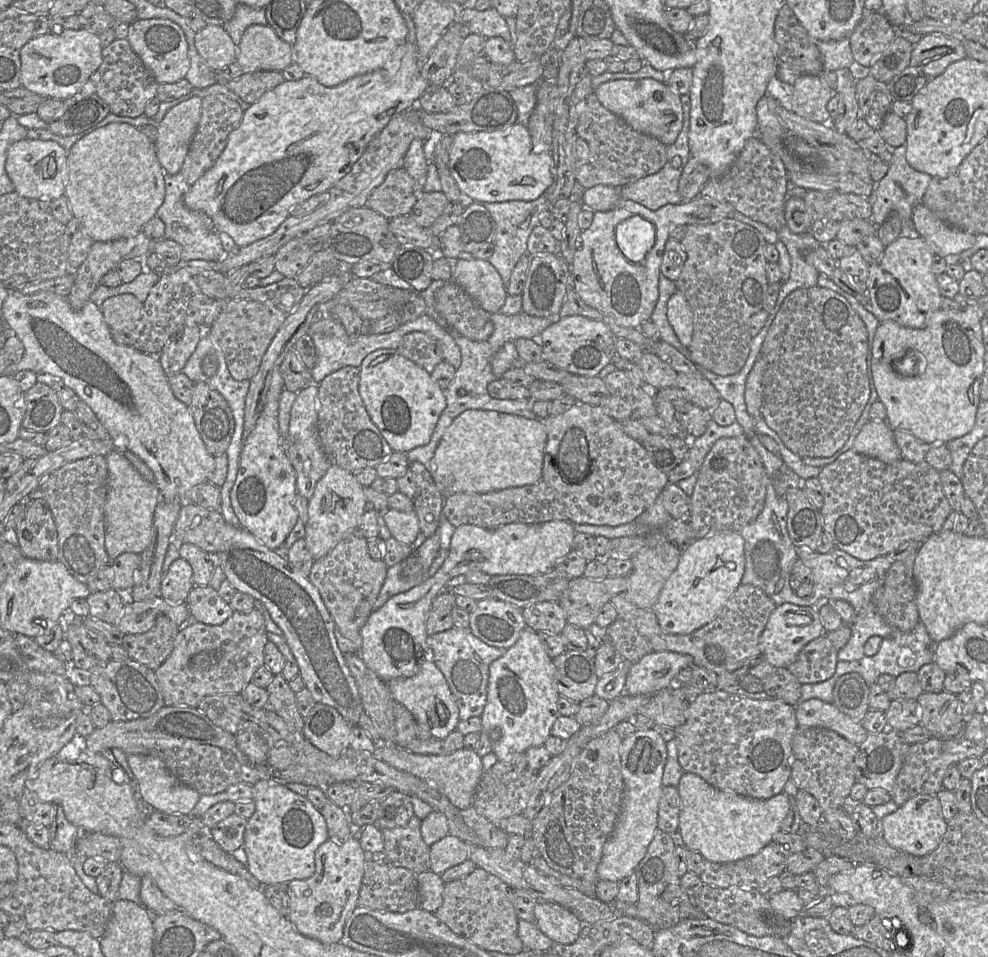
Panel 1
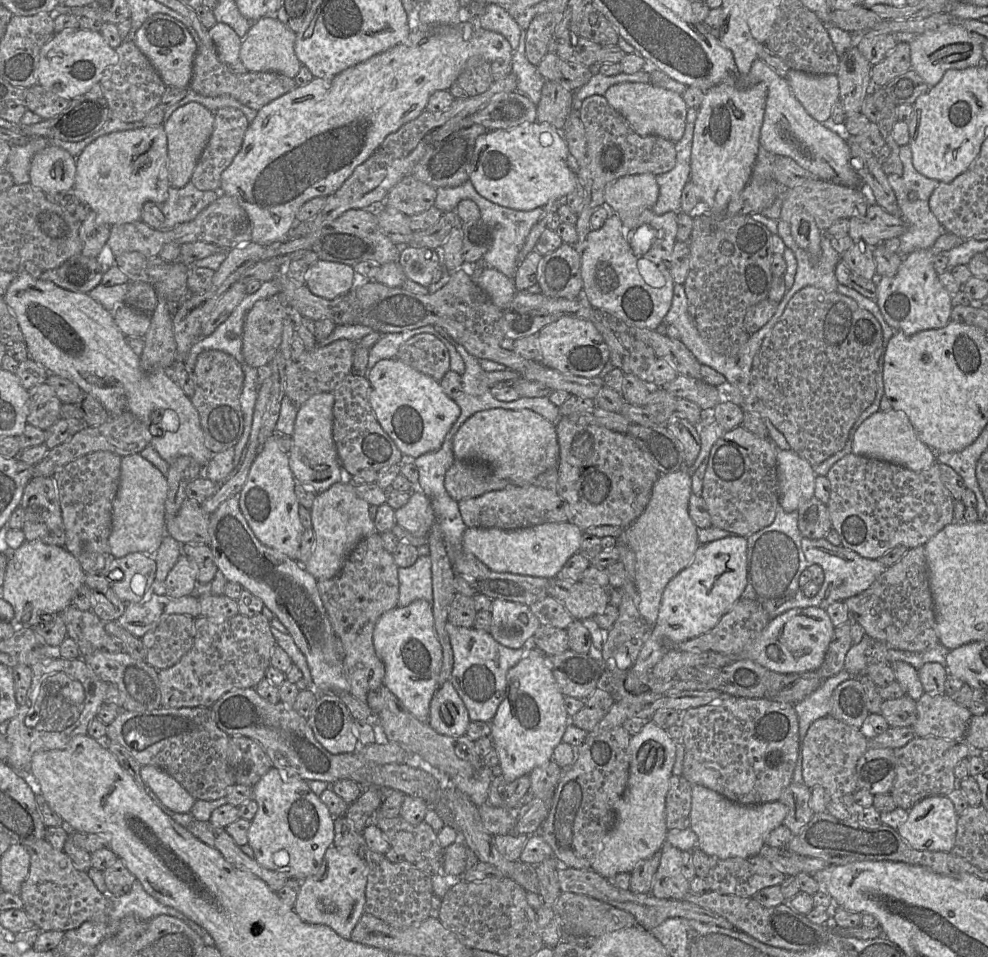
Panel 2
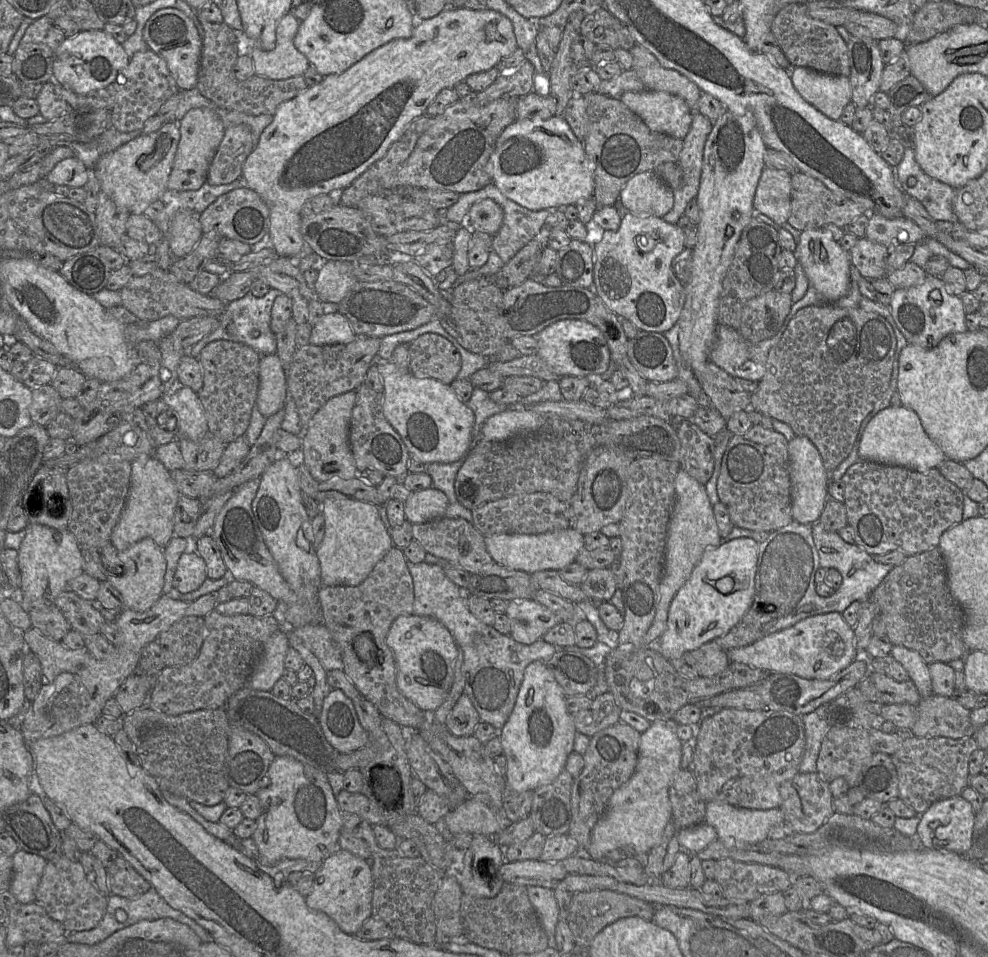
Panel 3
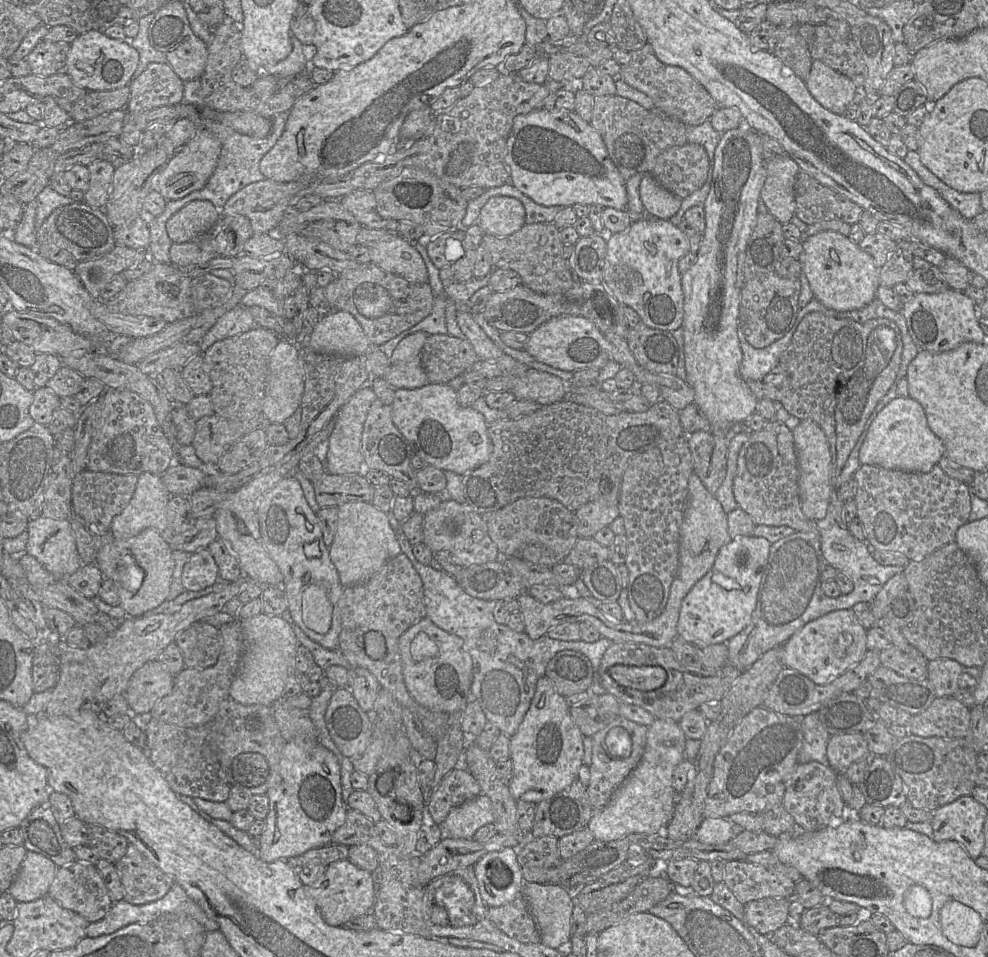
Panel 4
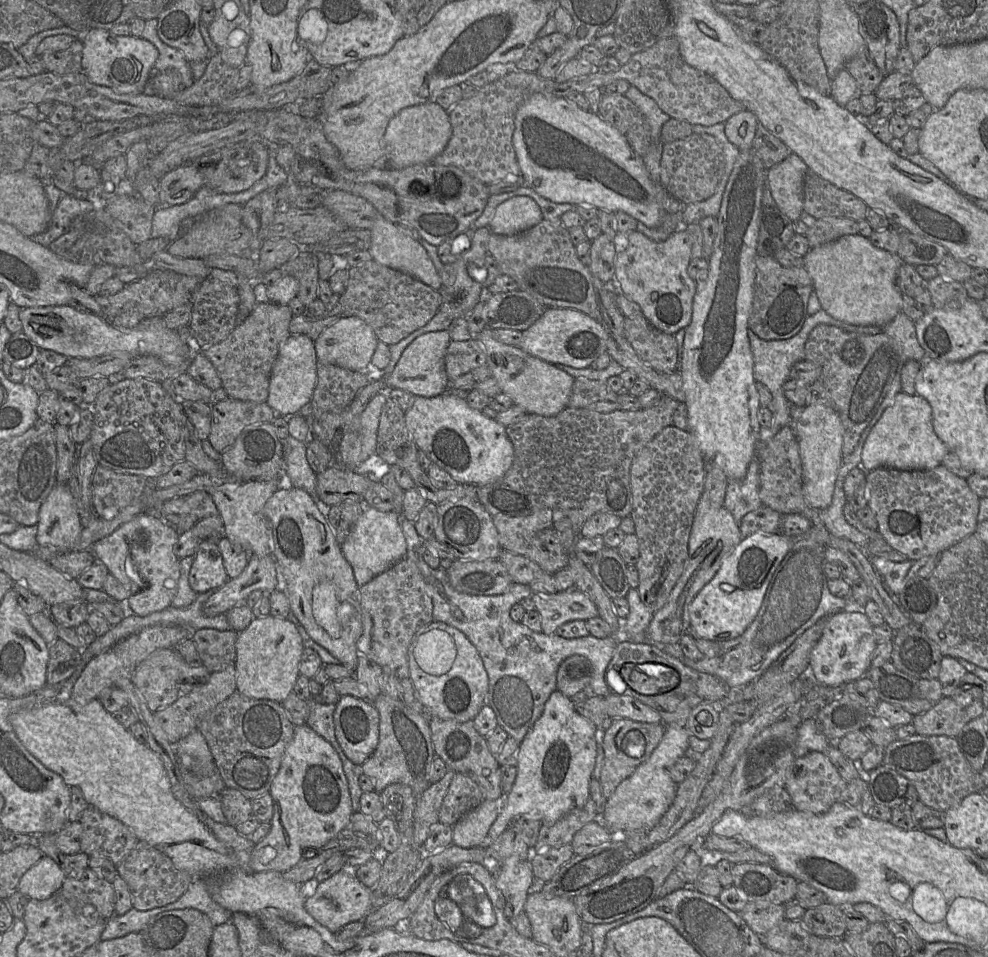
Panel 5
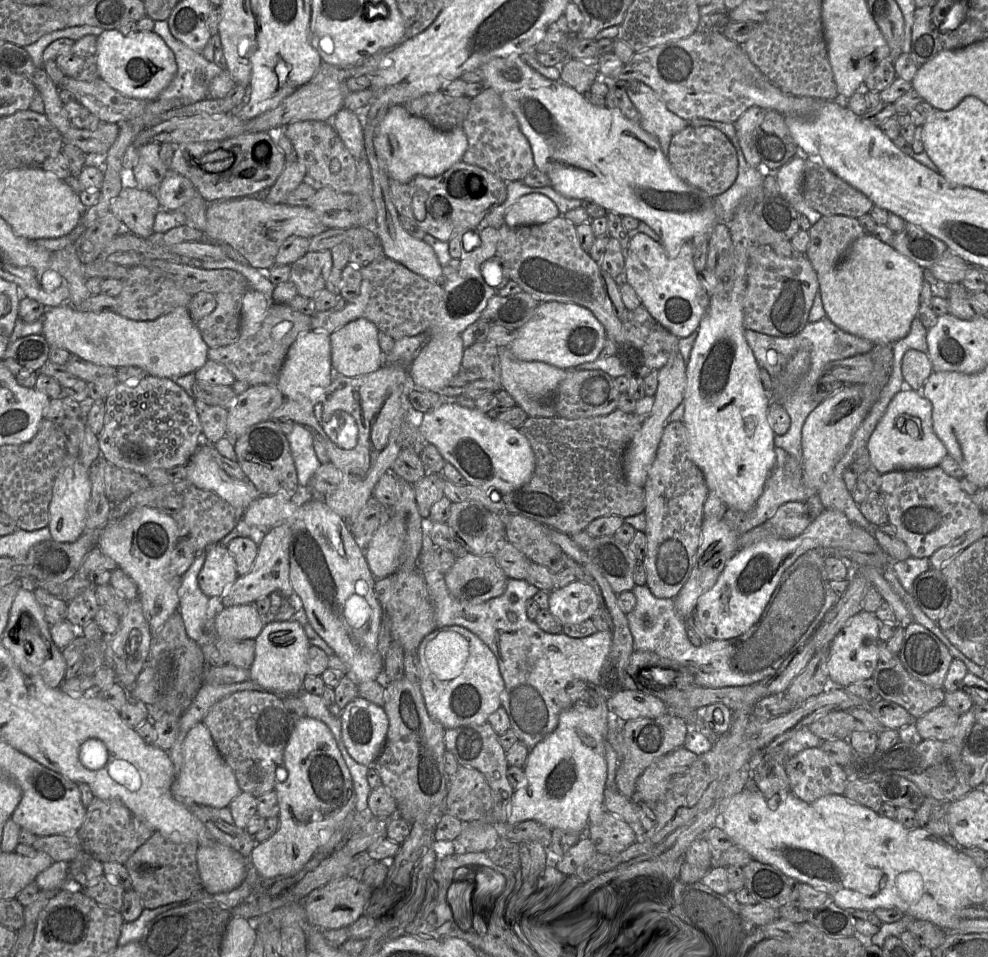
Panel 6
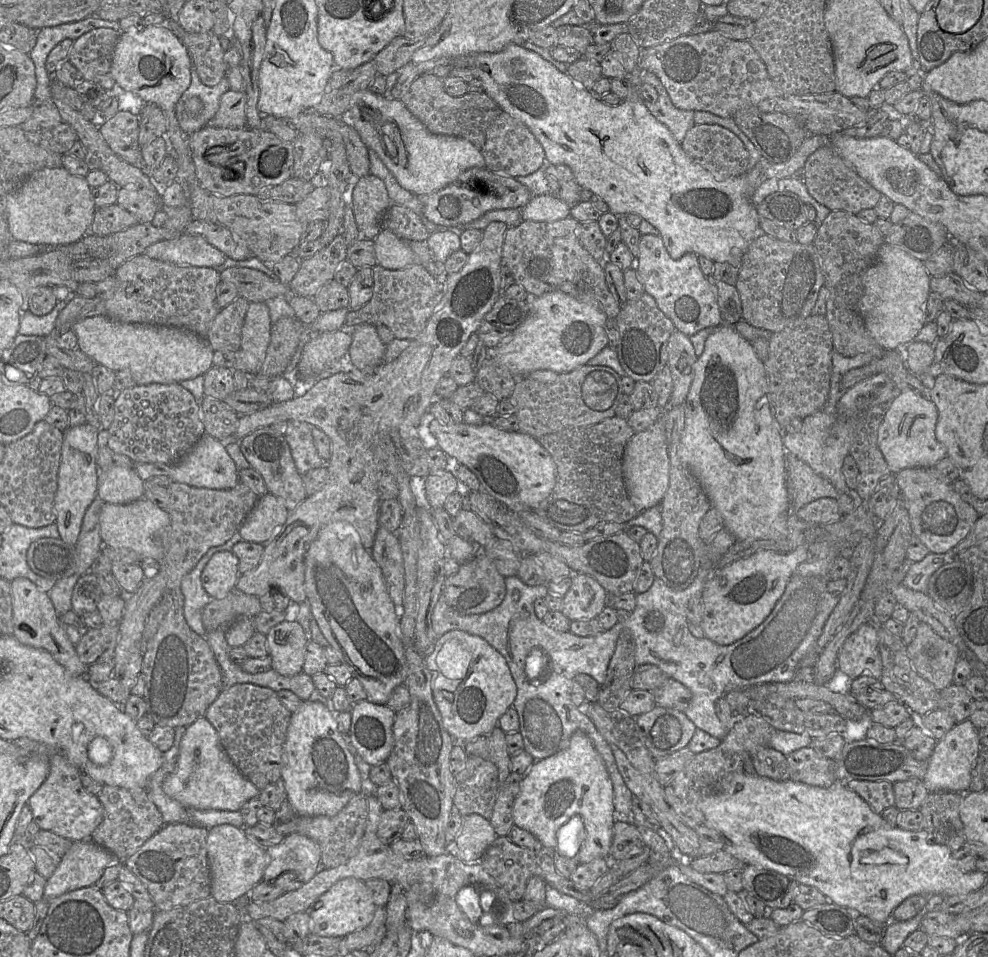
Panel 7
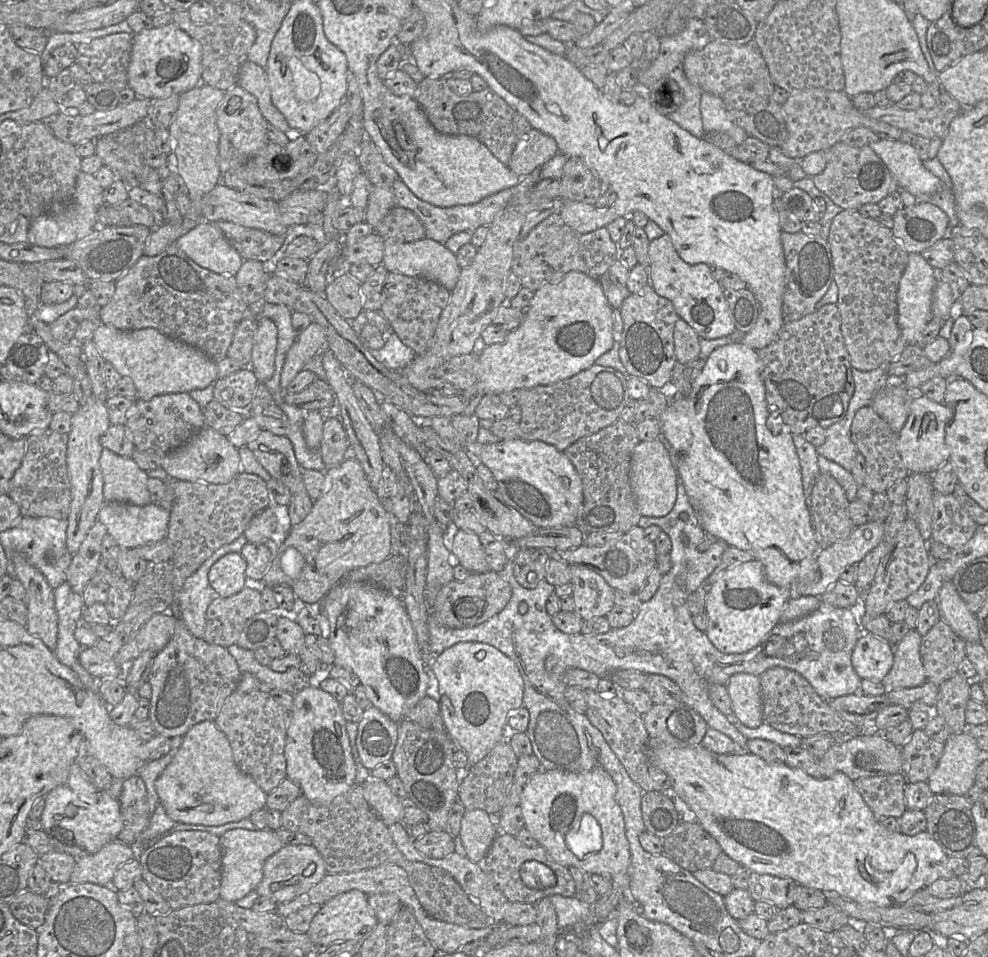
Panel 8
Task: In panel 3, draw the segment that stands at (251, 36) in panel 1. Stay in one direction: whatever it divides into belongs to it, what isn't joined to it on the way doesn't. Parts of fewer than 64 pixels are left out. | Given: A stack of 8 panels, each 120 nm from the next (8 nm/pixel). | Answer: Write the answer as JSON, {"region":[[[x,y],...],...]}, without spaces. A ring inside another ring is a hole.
{"region":[[[292,14],[284,15],[276,26],[276,45],[274,49],[265,51],[257,46],[250,47],[255,74],[272,80],[285,80],[291,77],[303,76],[310,62],[307,57],[299,52],[294,45],[294,37],[299,28],[300,22]]]}

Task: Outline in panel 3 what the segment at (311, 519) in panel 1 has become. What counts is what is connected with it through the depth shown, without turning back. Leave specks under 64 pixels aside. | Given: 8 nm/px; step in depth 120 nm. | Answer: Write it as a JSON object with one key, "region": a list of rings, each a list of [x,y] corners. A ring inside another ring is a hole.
{"region":[[[326,498],[320,503],[325,533],[315,552],[323,586],[357,586],[392,548],[392,539],[379,515],[378,506],[351,498]]]}

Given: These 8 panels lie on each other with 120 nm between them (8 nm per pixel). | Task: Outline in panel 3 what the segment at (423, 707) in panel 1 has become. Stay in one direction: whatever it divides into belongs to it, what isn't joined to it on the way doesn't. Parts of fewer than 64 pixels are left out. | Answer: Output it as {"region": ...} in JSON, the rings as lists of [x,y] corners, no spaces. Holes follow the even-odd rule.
{"region":[[[462,694],[448,714],[445,727],[454,736],[469,737],[473,736],[480,722],[472,701],[466,694]]]}

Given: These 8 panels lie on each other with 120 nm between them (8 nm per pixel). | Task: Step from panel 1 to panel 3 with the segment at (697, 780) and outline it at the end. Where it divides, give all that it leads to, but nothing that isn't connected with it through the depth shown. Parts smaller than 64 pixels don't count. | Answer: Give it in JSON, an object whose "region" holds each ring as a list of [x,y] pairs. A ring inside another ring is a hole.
{"region":[[[720,800],[706,802],[704,822],[715,828],[717,840],[728,848],[759,844],[767,838],[771,827],[784,820],[780,807],[760,810]]]}

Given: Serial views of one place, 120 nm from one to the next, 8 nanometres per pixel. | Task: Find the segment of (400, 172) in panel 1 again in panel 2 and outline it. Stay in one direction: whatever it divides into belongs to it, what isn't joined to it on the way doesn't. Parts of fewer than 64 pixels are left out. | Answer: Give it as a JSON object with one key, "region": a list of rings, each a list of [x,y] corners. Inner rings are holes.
{"region":[[[410,174],[389,191],[382,205],[396,209],[407,216],[418,214],[435,205],[436,189]]]}

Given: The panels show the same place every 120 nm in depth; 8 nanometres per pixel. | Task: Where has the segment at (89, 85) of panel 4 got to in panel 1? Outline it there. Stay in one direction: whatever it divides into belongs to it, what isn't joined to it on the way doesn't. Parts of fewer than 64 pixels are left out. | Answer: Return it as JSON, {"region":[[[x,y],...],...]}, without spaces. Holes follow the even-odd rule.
{"region":[[[84,28],[64,29],[60,33],[40,35],[29,40],[20,51],[21,86],[46,98],[61,100],[77,94],[102,63],[99,36]]]}

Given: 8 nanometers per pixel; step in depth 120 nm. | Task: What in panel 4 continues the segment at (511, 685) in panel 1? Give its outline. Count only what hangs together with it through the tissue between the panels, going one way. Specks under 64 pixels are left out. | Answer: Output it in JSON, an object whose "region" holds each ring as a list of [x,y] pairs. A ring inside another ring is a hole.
{"region":[[[546,675],[541,677],[537,682],[535,694],[531,701],[530,707],[523,718],[523,721],[521,722],[517,732],[510,738],[510,759],[512,760],[513,763],[513,776],[509,783],[509,789],[513,798],[516,801],[533,802],[537,804],[543,800],[551,798],[555,794],[561,792],[566,787],[571,785],[576,779],[579,779],[578,778],[579,769],[584,764],[583,738],[584,738],[583,734],[581,733],[580,729],[572,719],[572,716],[570,714],[570,709],[567,706],[565,697],[563,697],[558,693],[558,691],[555,689],[553,685],[553,682]]]}

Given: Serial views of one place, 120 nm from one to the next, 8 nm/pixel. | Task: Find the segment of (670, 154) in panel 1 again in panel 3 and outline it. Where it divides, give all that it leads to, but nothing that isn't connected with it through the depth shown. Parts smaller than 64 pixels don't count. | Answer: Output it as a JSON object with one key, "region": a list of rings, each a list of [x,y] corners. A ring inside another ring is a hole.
{"region":[[[693,113],[690,129],[683,139],[683,146],[677,161],[683,171],[681,185],[673,190],[674,204],[662,219],[676,224],[684,215],[687,203],[696,198],[702,170],[704,146],[713,124],[700,113]]]}

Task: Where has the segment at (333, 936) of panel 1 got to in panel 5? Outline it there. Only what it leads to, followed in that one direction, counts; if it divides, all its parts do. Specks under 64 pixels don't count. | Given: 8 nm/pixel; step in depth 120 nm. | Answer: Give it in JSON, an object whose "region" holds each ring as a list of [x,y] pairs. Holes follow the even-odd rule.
{"region":[[[343,868],[306,889],[306,910],[332,932],[337,932],[350,922],[363,921],[372,909],[372,891],[359,880],[353,870],[355,869]]]}

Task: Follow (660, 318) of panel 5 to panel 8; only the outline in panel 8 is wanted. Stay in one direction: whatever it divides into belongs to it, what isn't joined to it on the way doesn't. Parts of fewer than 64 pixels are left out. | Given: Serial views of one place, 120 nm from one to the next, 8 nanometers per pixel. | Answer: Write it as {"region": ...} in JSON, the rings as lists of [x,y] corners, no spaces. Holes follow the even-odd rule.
{"region":[[[666,233],[650,241],[648,255],[649,284],[659,296],[671,301],[679,318],[687,322],[700,338],[721,338],[736,330],[723,295],[723,287],[713,278],[707,264],[690,265],[684,262]]]}

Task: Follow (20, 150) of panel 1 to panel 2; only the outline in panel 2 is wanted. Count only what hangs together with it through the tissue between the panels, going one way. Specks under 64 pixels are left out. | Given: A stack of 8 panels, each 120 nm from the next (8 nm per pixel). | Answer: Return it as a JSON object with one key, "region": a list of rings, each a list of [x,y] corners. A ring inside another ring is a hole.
{"region":[[[48,145],[32,160],[29,183],[45,194],[60,193],[73,188],[76,175],[76,159],[65,149]]]}

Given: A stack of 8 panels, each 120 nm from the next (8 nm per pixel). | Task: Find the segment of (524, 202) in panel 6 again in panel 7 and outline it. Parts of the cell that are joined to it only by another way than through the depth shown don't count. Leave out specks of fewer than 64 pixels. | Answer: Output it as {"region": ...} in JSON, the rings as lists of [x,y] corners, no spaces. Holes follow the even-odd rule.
{"region":[[[552,194],[533,196],[521,208],[523,221],[551,222],[570,216],[571,207]]]}

